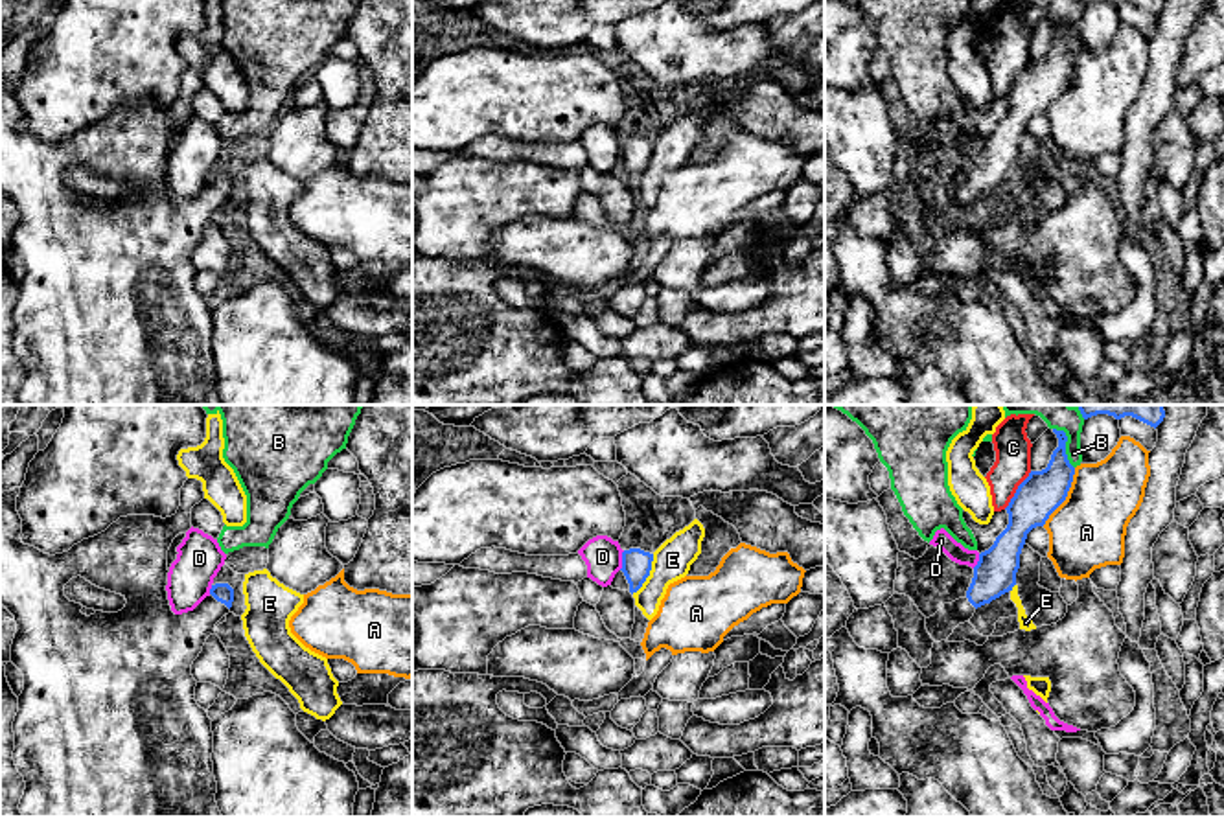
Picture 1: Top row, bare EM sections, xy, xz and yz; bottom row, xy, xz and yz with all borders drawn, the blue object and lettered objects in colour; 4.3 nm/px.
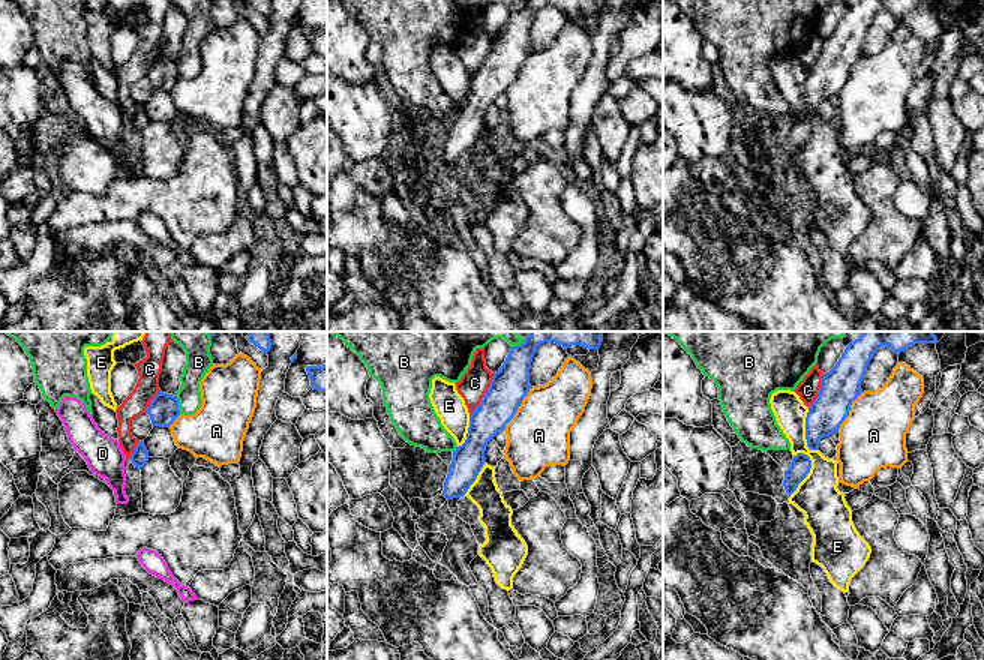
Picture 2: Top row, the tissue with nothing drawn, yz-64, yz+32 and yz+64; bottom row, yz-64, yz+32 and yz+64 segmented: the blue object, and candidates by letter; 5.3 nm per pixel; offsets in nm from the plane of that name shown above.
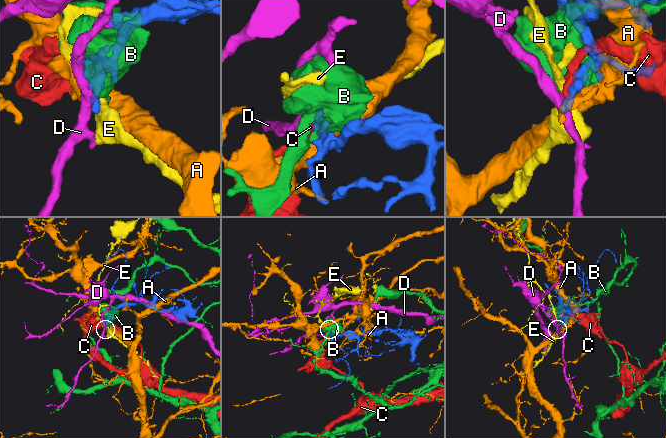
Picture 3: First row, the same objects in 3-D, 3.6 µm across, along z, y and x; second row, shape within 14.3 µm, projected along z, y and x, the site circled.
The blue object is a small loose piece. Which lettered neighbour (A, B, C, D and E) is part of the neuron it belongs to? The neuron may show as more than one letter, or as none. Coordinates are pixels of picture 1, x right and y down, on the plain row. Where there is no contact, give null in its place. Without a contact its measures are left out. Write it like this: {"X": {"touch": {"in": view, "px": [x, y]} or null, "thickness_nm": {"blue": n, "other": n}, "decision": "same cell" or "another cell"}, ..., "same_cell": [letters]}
{"A": {"touch": {"in": "yz", "px": [1066, 83]}, "thickness_nm": {"blue": 190, "other": 320}, "decision": "another cell"}, "B": {"touch": {"in": "yz", "px": [1064, 34]}, "thickness_nm": {"blue": 190, "other": 100}, "decision": "another cell"}, "C": {"touch": {"in": "yz", "px": [1016, 78]}, "thickness_nm": {"blue": 190, "other": 160}, "decision": "another cell"}, "D": {"touch": {"in": "xz", "px": [623, 148]}, "thickness_nm": {"blue": 130, "other": 160}, "decision": "another cell"}, "E": {"touch": {"in": "xz", "px": [648, 162]}, "thickness_nm": {"blue": 130, "other": 170}, "decision": "another cell"}, "same_cell": []}

